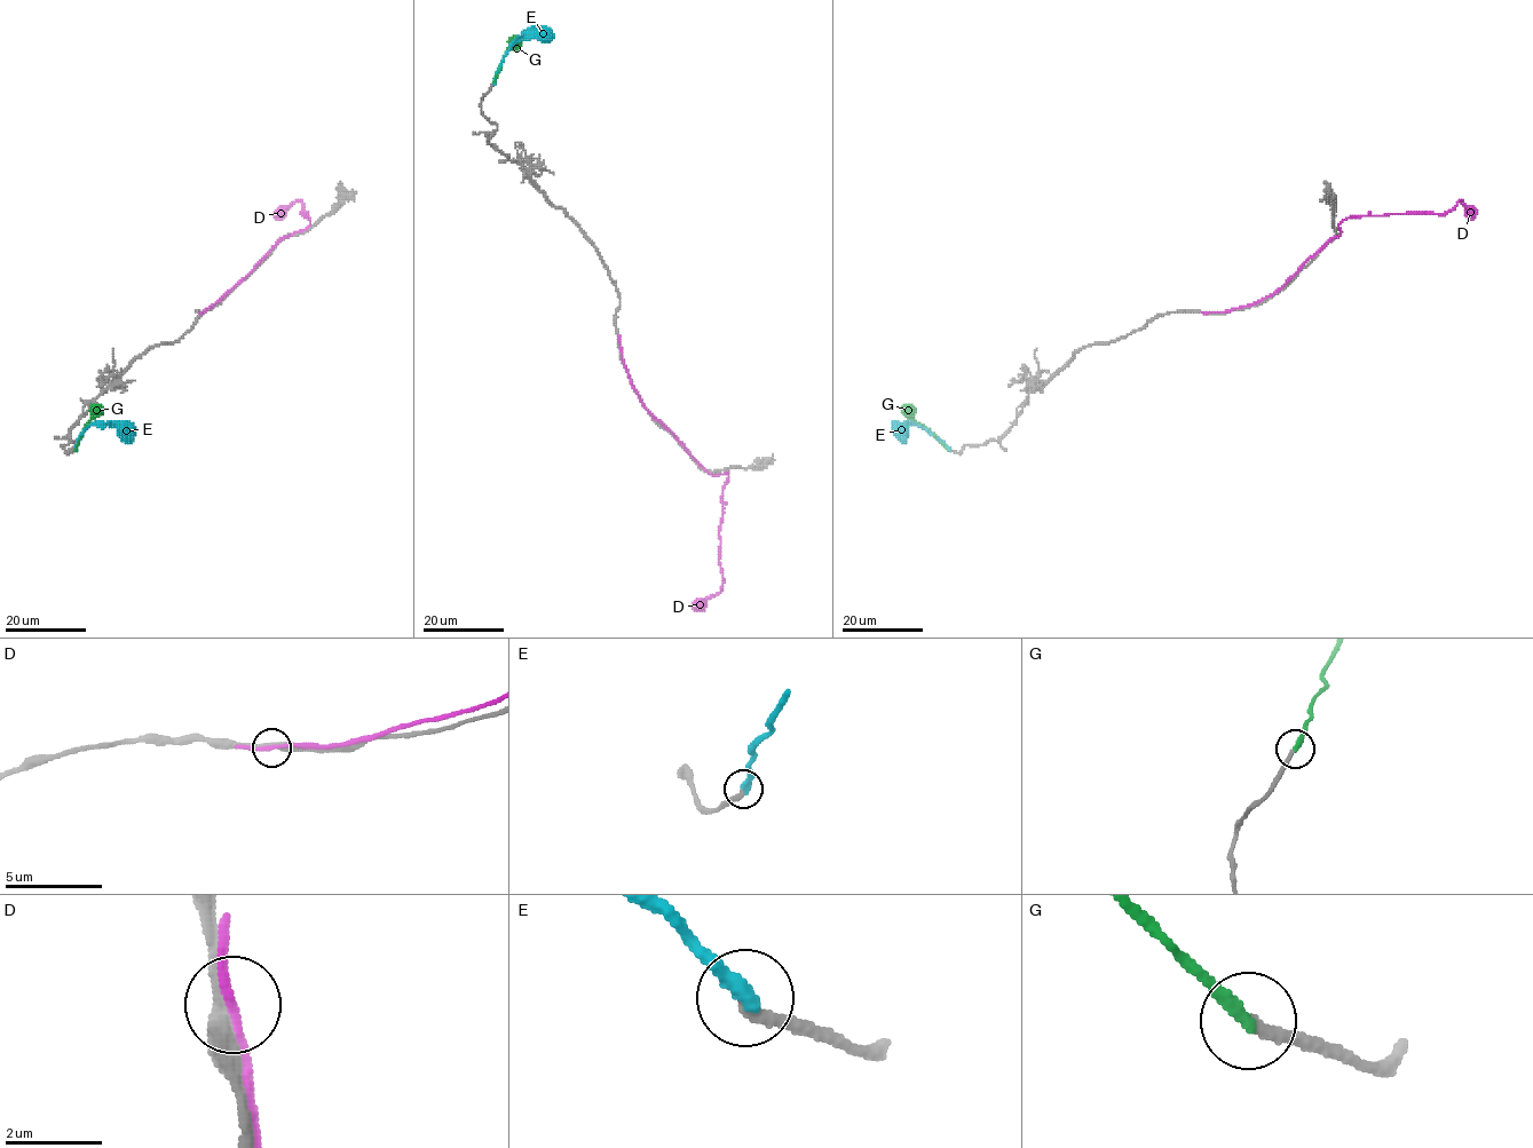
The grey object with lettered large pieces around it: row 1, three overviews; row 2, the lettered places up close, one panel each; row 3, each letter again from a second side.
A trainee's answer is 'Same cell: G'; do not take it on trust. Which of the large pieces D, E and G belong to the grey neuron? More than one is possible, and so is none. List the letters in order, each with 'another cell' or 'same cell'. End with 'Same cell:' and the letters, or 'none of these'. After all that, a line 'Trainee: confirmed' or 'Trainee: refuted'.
D: another cell
E: another cell
G: same cell
Same cell: G
Trainee: confirmed

